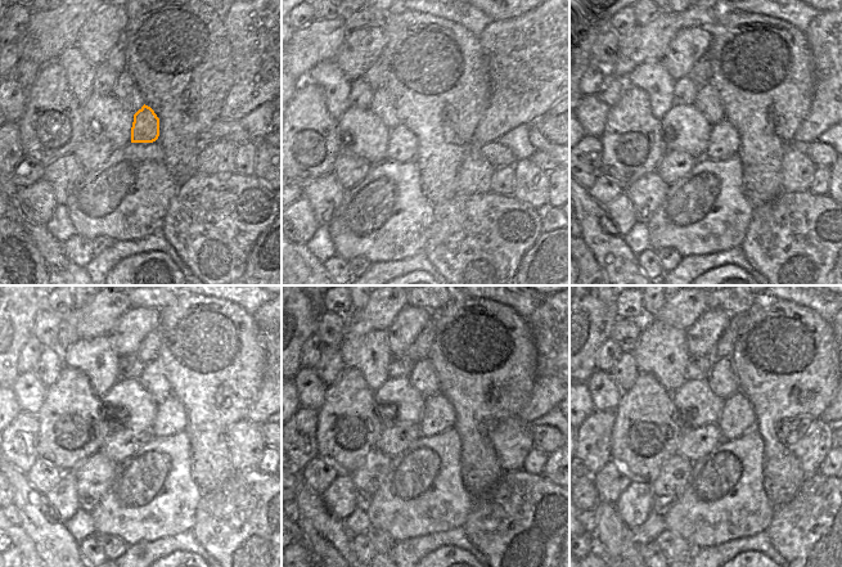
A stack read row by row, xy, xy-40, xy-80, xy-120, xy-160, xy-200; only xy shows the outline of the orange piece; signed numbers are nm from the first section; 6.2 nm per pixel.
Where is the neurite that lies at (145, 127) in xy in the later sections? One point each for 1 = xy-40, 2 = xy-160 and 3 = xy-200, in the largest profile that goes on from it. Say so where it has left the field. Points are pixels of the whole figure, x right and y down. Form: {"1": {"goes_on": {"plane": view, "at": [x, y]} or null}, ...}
{"1": {"goes_on": {"plane": "xy-40", "at": [433, 127]}}, "2": {"goes_on": {"plane": "xy-160", "at": [440, 418]}}, "3": {"goes_on": {"plane": "xy-200", "at": [737, 417]}}}

